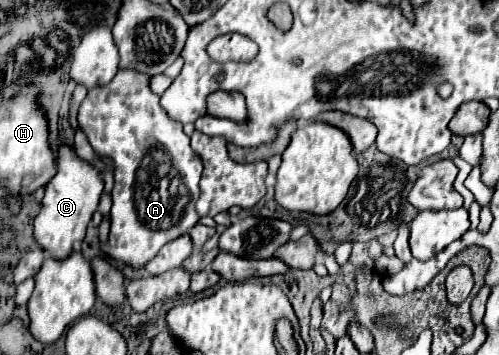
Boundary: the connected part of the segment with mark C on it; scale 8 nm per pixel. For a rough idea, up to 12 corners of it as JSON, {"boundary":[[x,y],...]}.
{"boundary":[[73,146],[57,150],[33,224],[37,244],[67,258],[103,192]]}

